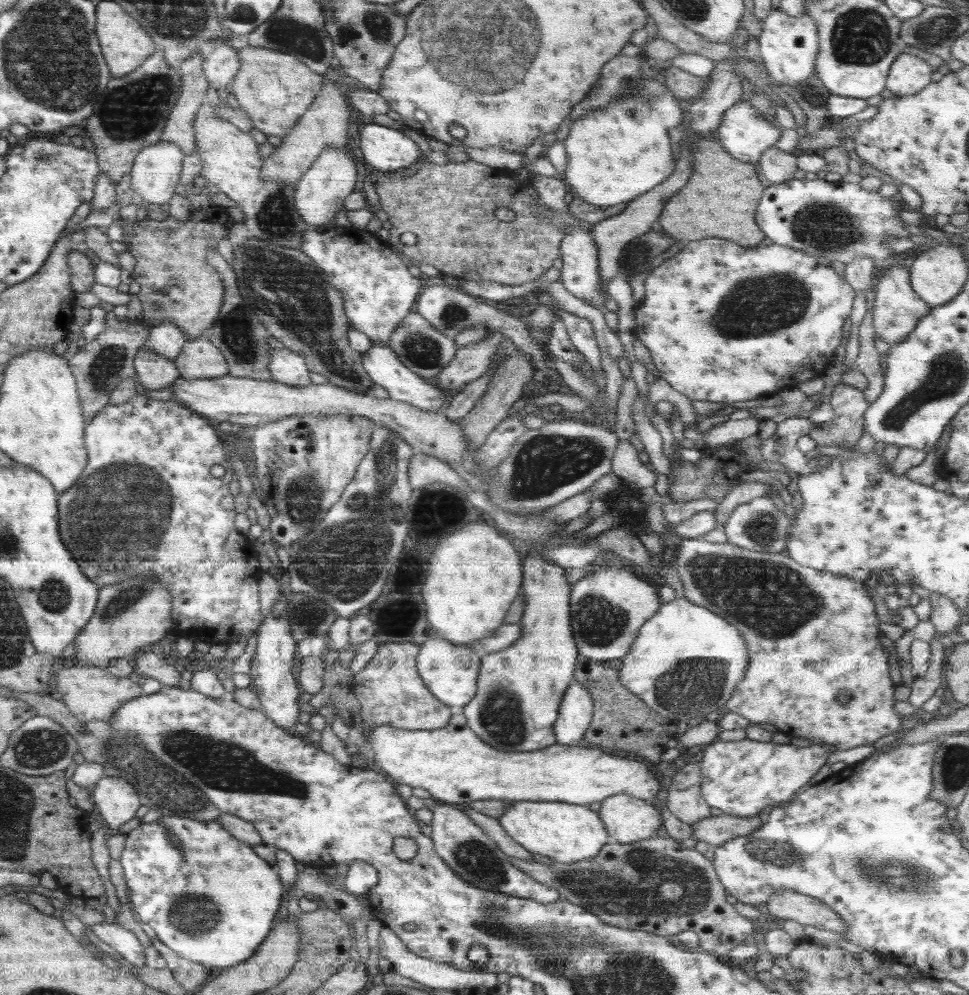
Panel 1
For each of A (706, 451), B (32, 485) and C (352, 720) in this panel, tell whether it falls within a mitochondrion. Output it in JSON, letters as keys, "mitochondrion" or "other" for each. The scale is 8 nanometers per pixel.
{"A":"other","B":"other","C":"other"}

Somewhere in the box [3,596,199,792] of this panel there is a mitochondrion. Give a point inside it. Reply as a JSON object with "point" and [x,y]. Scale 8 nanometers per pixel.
{"point":[41,748]}

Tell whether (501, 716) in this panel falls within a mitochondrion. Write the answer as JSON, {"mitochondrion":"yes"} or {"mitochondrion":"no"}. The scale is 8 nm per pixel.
{"mitochondrion":"yes"}

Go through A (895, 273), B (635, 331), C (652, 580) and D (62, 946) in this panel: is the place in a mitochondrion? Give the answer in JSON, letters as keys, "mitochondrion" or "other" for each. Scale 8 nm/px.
{"A":"other","B":"other","C":"other","D":"other"}

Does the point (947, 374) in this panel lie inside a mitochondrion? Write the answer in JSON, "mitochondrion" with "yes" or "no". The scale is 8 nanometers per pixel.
{"mitochondrion":"yes"}

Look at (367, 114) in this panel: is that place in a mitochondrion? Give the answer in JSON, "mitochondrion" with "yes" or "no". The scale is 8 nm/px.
{"mitochondrion":"no"}

